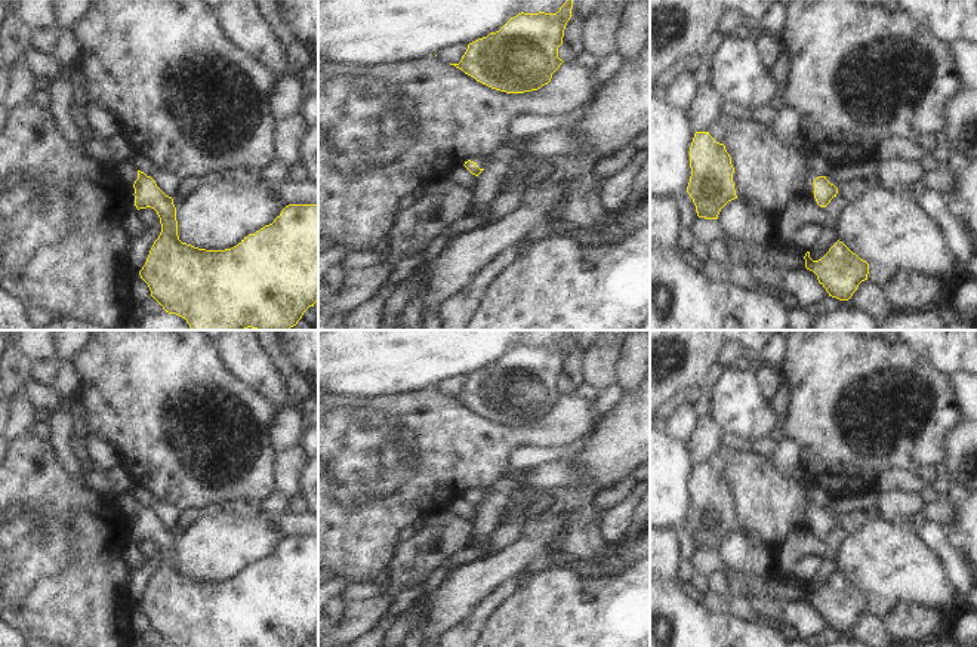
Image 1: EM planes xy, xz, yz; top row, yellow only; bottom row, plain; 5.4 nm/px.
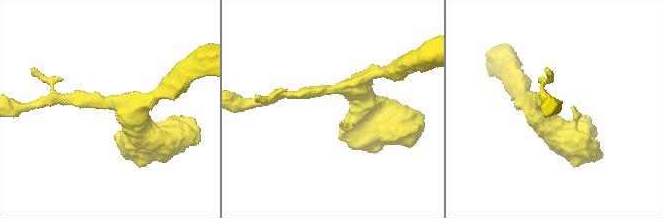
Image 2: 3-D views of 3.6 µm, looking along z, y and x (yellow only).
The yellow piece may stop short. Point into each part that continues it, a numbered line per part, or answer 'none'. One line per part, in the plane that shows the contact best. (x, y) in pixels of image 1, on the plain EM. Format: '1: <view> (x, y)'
none

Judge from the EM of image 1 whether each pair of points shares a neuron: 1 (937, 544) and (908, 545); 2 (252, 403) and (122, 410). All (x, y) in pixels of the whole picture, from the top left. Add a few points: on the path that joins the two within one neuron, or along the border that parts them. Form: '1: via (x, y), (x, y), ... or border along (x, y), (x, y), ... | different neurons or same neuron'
1: border along (911, 524), (914, 532), (949, 570) | different neurons
2: via (219, 385), (184, 388), (181, 391), (154, 391) | same neuron

